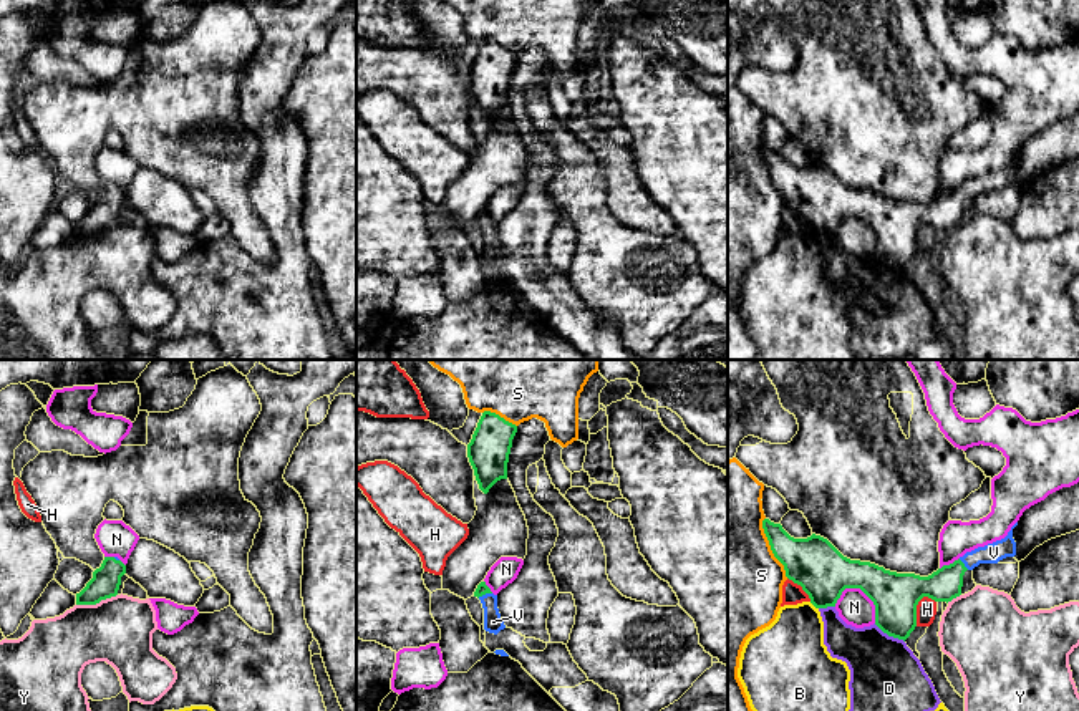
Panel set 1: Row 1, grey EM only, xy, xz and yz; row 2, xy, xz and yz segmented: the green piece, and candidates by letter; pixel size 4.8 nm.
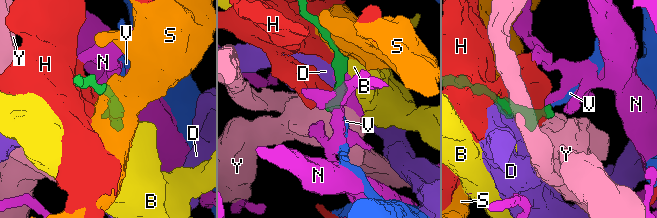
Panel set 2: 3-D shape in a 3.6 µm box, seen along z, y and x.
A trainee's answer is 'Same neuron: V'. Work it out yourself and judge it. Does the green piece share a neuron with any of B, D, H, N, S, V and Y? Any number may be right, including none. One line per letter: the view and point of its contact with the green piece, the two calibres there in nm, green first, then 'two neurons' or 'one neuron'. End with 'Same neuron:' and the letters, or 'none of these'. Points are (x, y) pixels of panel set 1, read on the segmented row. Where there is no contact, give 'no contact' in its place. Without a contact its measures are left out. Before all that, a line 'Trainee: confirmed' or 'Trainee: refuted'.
Trainee: confirmed
B: meets green in yz at (814, 605); 260 nm thick on the green side, 320 nm on the other; two neurons
D: meets green in yz at (889, 635); 220 nm thick on the green side, 340 nm on the other; two neurons
H: meets green in yz at (915, 607); 220 nm thick on the green side, 100 nm on the other; two neurons
N: meets green in yz at (869, 597); 240 nm thick on the green side, 170 nm on the other; two neurons
S: meets green in yz at (771, 547); 260 nm thick on the green side, 480 nm on the other; two neurons
V: meets green in xz at (484, 594); 60 nm thick on the green side, 90 nm on the other; one neuron
Y: meets green in xy at (96, 602); 140 nm thick on the green side, 320 nm on the other; two neurons
Same neuron: V

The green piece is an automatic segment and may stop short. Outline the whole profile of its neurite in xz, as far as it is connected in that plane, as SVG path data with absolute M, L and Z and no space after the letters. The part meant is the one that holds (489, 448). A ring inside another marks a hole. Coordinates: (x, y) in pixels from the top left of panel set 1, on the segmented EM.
M484 411L467 444L467 457L479 489L487 494L501 479L507 479L507 462L517 426L496 413Z

